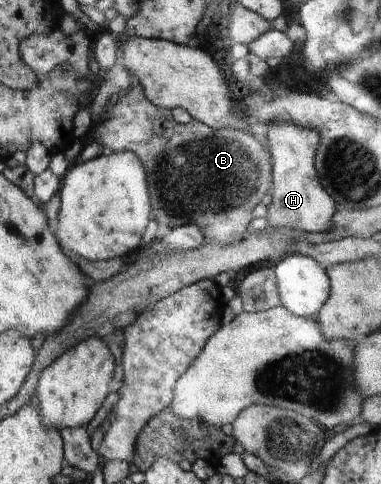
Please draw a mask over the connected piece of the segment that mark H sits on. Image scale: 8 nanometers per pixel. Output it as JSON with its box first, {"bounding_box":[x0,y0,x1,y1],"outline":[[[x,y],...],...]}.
{"bounding_box":[265,122,338,232],"outline":[[[292,122],[270,123],[265,145],[272,163],[272,203],[267,206],[266,220],[274,229],[304,230],[305,232],[328,232],[332,230],[332,216],[338,206],[320,185],[314,167],[316,152],[320,146],[320,134],[306,126]]]}

